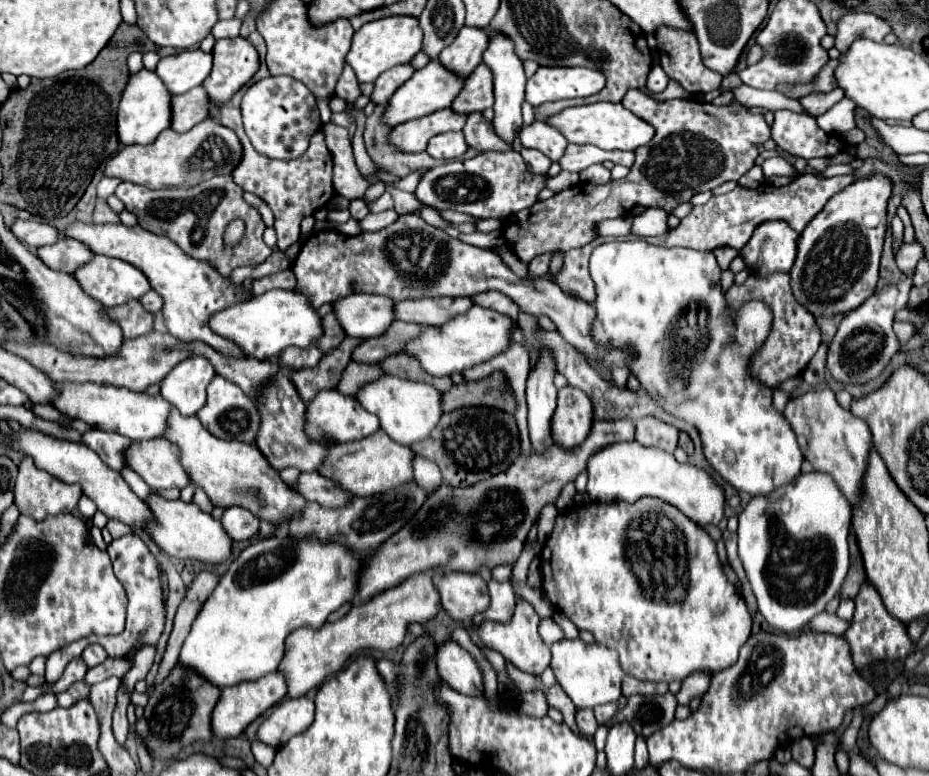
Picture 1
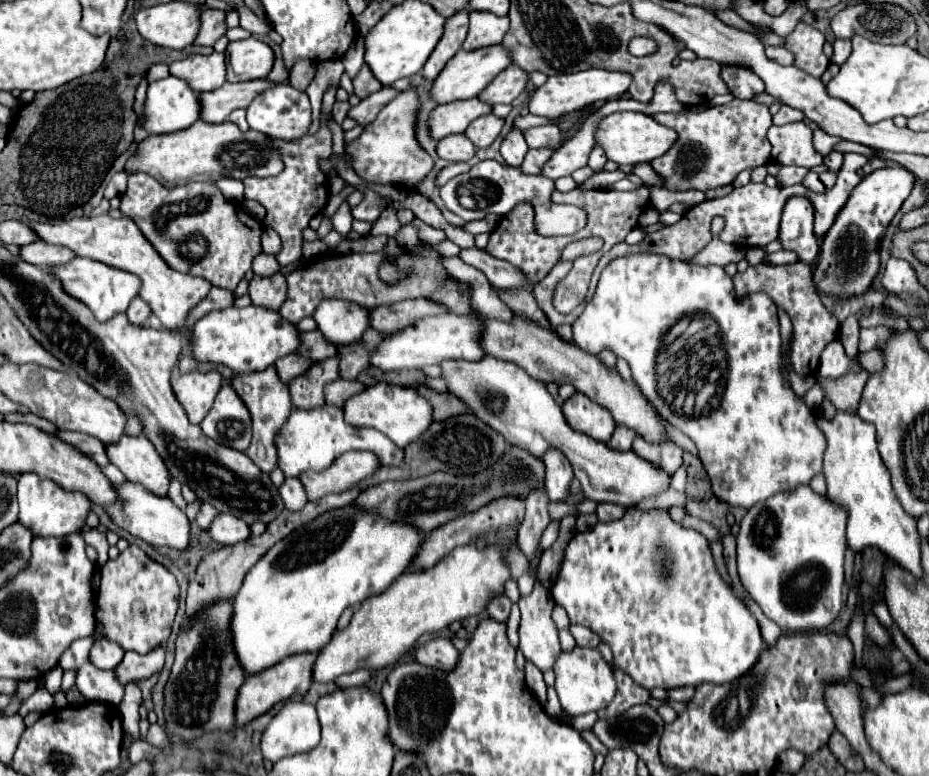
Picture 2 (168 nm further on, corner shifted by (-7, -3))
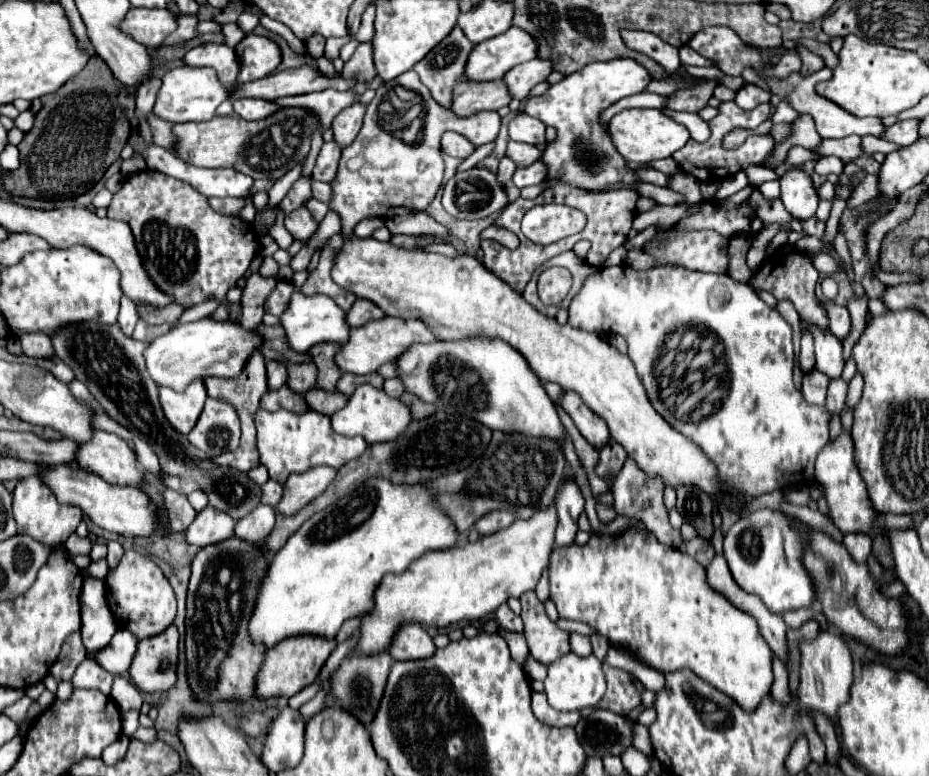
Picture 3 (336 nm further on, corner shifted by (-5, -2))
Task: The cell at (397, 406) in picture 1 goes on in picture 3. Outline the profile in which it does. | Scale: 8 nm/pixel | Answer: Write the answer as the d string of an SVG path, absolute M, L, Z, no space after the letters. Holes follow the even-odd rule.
M362 385L358 387L358 391L354 391L354 395L348 399L346 407L336 411L330 417L332 429L344 437L364 437L366 443L382 443L382 441L394 441L412 421L410 417L410 409L400 401L400 399L392 399L388 397L382 389L374 389L372 385Z

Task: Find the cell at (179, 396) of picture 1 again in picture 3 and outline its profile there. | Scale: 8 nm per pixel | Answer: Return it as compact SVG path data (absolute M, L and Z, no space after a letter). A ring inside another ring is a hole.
M196 379L184 391L160 387L158 397L168 423L178 433L188 435L194 423L198 421L198 415L202 413L202 407L206 401L206 389L202 385L202 379Z

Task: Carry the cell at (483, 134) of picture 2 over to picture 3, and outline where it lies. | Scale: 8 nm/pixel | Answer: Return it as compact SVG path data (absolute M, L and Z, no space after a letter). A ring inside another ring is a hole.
M406 71L376 89L374 99L366 107L362 129L354 143L342 151L338 173L330 183L332 195L328 207L340 215L346 235L352 235L354 225L366 217L388 219L398 215L398 209L420 213L430 207L444 175L442 151L439 150L444 131L458 131L472 141L474 147L480 147L498 137L500 115L496 111L478 111L470 117L456 117L450 109L442 109L432 99L414 71ZM414 119L420 121L420 131L416 141L408 145L400 135Z

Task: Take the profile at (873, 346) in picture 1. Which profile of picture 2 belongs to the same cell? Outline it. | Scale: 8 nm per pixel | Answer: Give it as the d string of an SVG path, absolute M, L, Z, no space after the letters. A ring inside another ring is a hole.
M838 340L830 342L820 358L820 368L818 368L818 376L822 378L840 378L848 372L860 372L860 362L858 356L850 358L844 352L844 346L838 344Z

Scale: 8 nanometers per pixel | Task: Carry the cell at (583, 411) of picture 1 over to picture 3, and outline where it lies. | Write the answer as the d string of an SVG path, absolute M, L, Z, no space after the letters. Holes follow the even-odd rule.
M564 393L562 397L562 409L572 417L574 425L578 427L578 431L582 433L582 437L596 449L602 449L608 441L608 427L606 421L600 419L598 415L594 415L576 393Z

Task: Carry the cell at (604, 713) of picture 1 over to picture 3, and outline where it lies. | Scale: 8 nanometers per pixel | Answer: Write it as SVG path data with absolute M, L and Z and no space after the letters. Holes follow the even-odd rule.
M602 665L604 667L604 675L606 675L606 695L602 697L602 703L598 703L598 707L614 711L618 715L628 713L630 709L640 705L640 691L638 687L632 683L632 677L616 667L610 665Z

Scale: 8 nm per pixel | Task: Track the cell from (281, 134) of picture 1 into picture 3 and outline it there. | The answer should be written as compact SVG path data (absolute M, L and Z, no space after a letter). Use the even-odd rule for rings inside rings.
M234 99L232 105L234 105L234 113L248 119L248 121L264 119L280 109L278 105L274 105L266 99Z

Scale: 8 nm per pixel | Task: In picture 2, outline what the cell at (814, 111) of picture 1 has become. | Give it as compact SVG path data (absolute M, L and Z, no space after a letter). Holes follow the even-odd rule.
M780 106L778 114L774 114L774 124L787 124L791 122L798 122L798 120L804 120L804 112L798 110L798 108L792 108L792 106Z

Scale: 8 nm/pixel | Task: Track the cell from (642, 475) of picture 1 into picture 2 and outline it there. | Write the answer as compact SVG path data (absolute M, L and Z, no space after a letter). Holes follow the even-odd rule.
M486 356L478 362L444 362L442 370L448 392L462 398L480 420L496 428L496 432L500 432L510 444L528 450L536 458L540 458L550 446L560 448L570 460L574 476L580 480L582 492L588 500L630 508L644 498L658 496L670 488L672 476L662 468L656 468L656 464L644 462L636 452L616 452L604 442L572 430L566 424L560 406L548 394L544 382L528 376L518 364Z

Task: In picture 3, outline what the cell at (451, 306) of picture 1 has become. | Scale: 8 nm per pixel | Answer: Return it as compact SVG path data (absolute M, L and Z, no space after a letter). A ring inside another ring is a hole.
M356 299L352 309L346 313L346 321L350 323L350 327L360 327L362 323L368 323L372 319L382 319L382 317L384 317L382 309L370 303L368 299Z

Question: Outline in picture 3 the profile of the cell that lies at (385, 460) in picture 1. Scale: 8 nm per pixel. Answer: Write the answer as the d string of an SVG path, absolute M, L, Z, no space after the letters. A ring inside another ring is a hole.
M314 467L302 475L290 475L288 481L282 485L282 501L278 503L278 507L274 507L274 513L294 515L312 499L322 495L334 477L336 469L332 467Z

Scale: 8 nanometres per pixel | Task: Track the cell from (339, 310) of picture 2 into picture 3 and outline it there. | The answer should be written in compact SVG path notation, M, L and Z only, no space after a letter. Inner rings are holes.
M306 271L302 273L294 273L292 277L292 285L294 285L294 293L290 297L290 303L286 307L286 311L280 315L280 323L284 327L284 337L286 337L286 343L288 347L292 347L294 351L298 353L306 353L312 345L316 343L346 343L348 339L348 323L346 323L346 313L326 295L312 295L312 297L306 297L300 293L300 287L302 283L308 279Z

